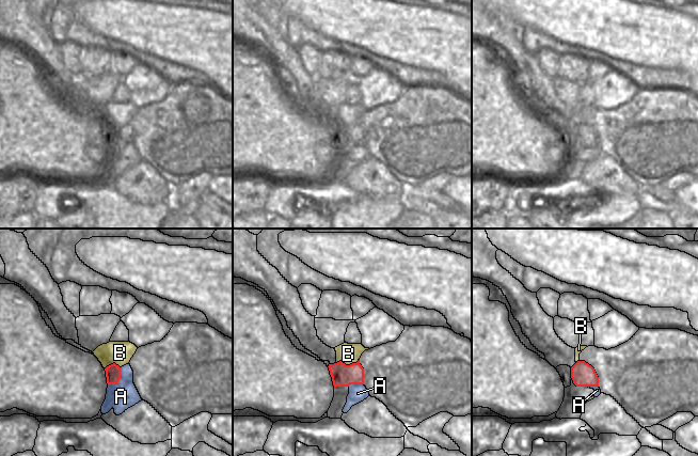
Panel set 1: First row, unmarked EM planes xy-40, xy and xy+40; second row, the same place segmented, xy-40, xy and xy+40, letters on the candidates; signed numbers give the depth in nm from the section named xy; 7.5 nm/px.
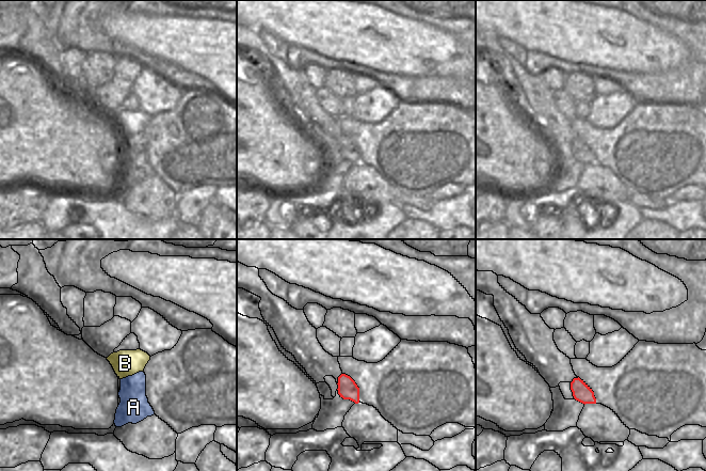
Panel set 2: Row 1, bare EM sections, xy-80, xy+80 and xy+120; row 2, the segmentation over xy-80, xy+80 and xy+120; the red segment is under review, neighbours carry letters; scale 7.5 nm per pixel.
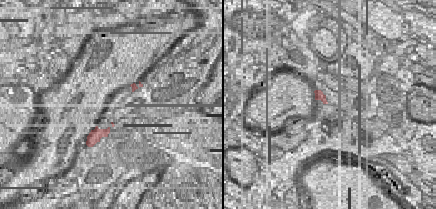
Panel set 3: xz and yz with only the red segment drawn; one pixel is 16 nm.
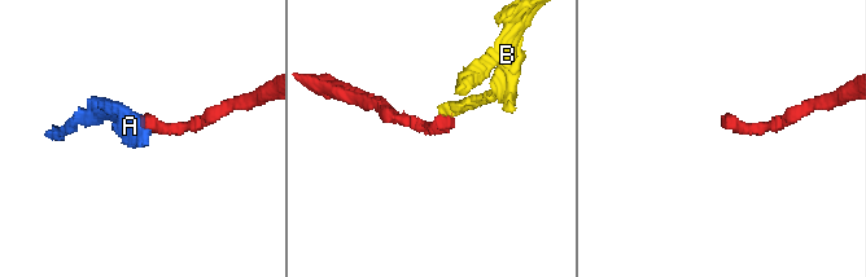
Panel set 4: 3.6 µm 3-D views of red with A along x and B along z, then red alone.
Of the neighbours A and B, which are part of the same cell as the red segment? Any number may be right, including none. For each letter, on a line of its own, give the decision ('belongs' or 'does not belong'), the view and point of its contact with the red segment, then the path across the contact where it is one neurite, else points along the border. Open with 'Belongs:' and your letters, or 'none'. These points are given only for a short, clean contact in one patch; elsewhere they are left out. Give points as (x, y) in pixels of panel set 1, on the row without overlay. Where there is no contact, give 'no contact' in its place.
Belongs: A
A: belongs; contact xy-40 (119, 141); way xy-40 (112, 132), (119, 141), (121, 157)
B: does not belong; contact xy (347, 126); border xy (359, 121), (349, 125), (340, 122), (336, 124)

